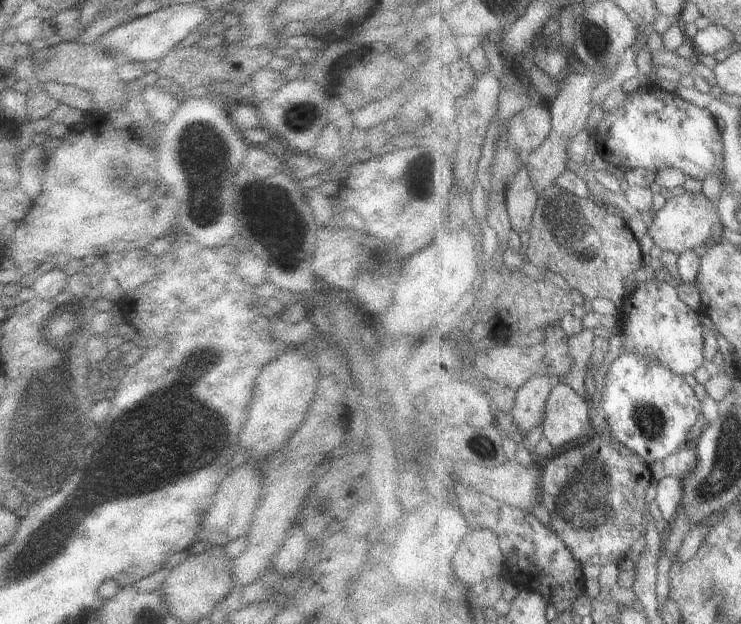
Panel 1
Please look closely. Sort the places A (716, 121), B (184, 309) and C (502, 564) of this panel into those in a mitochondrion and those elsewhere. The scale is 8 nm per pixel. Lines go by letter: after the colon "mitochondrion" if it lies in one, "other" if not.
A: other
B: other
C: other

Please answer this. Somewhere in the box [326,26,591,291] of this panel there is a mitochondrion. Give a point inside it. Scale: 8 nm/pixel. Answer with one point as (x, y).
(419, 179)

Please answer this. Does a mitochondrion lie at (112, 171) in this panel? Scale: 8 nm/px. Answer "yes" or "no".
yes

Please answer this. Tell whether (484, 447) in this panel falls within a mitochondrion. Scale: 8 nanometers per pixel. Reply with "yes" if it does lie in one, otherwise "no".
yes

